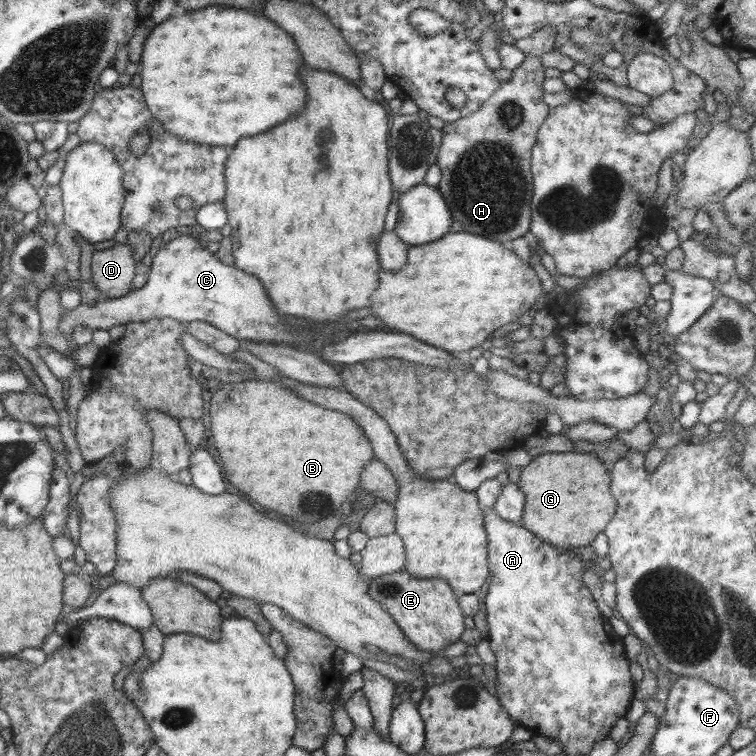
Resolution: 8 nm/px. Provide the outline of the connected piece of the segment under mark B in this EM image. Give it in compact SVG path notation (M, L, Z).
M224 378L224 383L210 398L209 414L209 434L221 456L223 470L229 474L227 480L248 500L281 512L283 516L293 516L302 527L342 509L347 496L351 496L359 484L363 466L374 457L369 439L349 415L309 404L277 380Z

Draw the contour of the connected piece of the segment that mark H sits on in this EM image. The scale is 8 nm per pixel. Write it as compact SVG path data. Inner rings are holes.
M525 55L521 64L513 70L510 79L500 81L497 90L488 100L485 100L485 103L468 116L445 123L440 130L441 142L435 163L440 170L440 180L439 186L435 187L443 194L442 197L451 212L451 218L461 224L463 232L508 245L513 239L523 237L529 229L530 151L549 108L542 100L542 84L545 79L543 70L539 57Z

